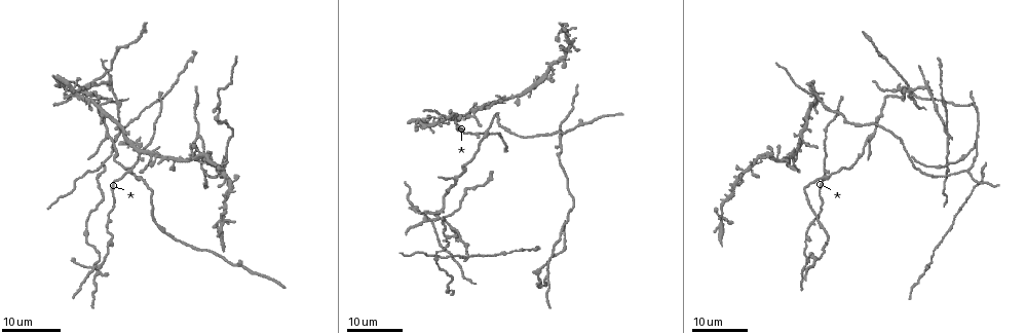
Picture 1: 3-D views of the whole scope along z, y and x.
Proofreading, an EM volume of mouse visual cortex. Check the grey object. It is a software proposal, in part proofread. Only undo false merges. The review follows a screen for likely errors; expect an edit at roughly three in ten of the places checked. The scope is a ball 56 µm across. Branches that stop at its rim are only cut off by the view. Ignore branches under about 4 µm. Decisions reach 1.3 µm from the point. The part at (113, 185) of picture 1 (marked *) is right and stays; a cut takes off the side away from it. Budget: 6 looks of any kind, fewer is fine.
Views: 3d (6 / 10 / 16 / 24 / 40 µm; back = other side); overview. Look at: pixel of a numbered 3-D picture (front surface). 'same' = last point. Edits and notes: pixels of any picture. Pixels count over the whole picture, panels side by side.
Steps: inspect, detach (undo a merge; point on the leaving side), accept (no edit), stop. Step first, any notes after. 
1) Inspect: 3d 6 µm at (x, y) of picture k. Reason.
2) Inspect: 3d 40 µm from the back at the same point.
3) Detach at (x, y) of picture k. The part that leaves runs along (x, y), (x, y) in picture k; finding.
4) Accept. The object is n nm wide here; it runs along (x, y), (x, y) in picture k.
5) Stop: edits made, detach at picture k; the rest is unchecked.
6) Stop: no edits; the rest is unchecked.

Inspect: 3d 24 µm at (472, 117) of picture 1. Three arms meet.

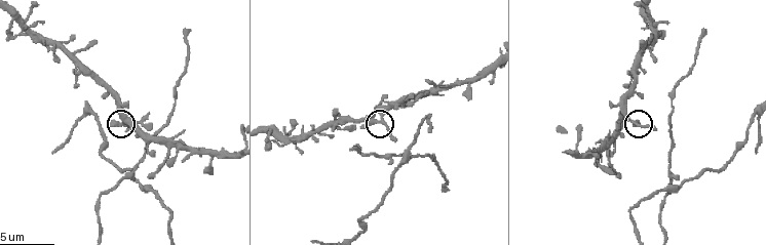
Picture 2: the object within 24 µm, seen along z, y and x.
Inspect: 3d 6 µm at (120, 124) of picture 2.

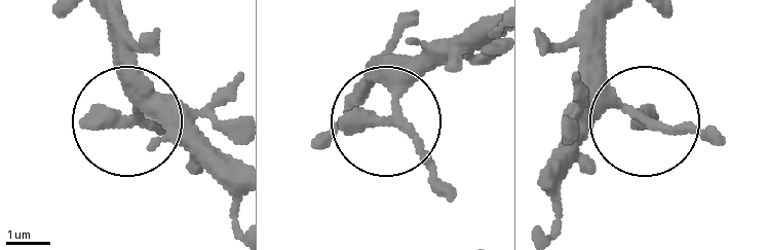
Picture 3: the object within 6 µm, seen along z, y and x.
Accept. The object is 260 nm wide here; continuous, no second cell.

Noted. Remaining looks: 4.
Inspect: 3d 16 µm at (169, 149) of picture 2. Small branch off a trunk.

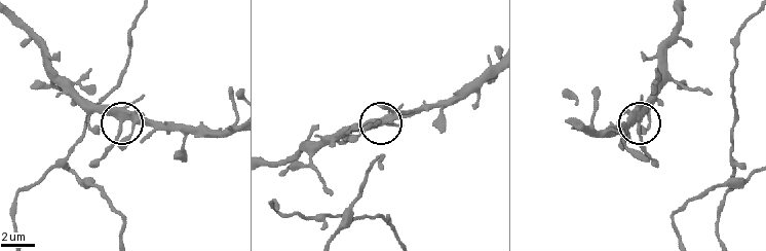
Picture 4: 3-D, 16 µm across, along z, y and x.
Accept. The object is 310 nm wide here; continuous, no second cell.

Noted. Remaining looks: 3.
Inspect: 3d 24 µm at (468, 255) of picture 1. Four arms meet.

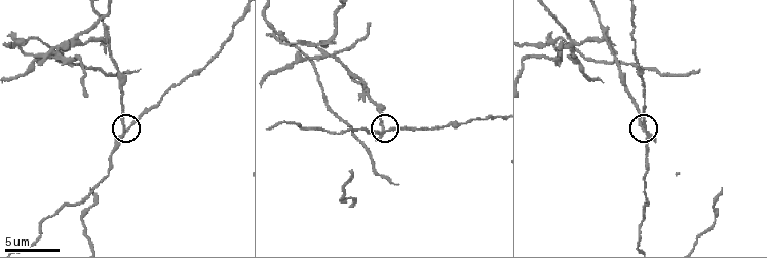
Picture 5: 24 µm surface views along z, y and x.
Inspect: 3d 6 µm at (384, 131) of picture 5.

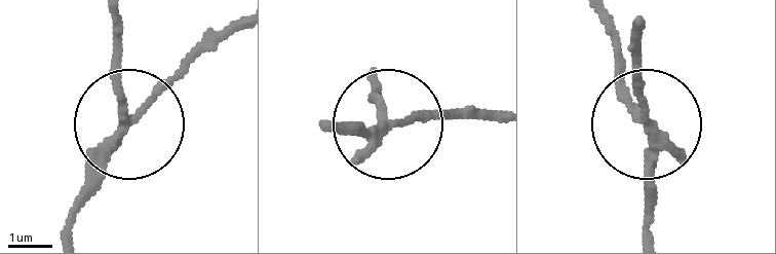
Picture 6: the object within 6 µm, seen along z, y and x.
Detach at (115, 71) of picture 6. The object is 180 nm wide here; the part that leaves runs along (118, 132), (118, 13) in picture 6; two cells meet here.

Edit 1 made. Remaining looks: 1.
Stop: edits made, detach at picture 6; the rest is unchecked.

